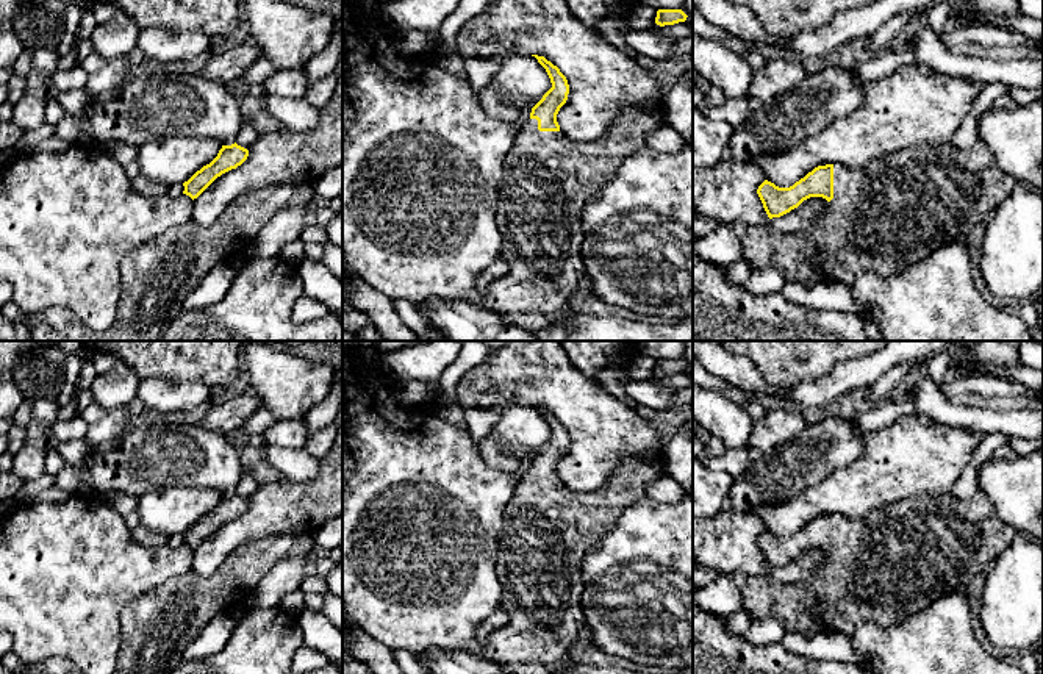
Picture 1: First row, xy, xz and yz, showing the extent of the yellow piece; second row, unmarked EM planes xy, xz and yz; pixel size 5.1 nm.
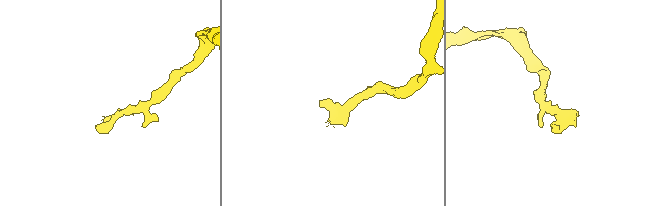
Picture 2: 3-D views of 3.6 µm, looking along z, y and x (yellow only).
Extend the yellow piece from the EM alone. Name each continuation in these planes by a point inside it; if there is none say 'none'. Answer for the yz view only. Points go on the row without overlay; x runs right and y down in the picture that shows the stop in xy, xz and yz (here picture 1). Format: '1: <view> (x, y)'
1: yz (896, 560)

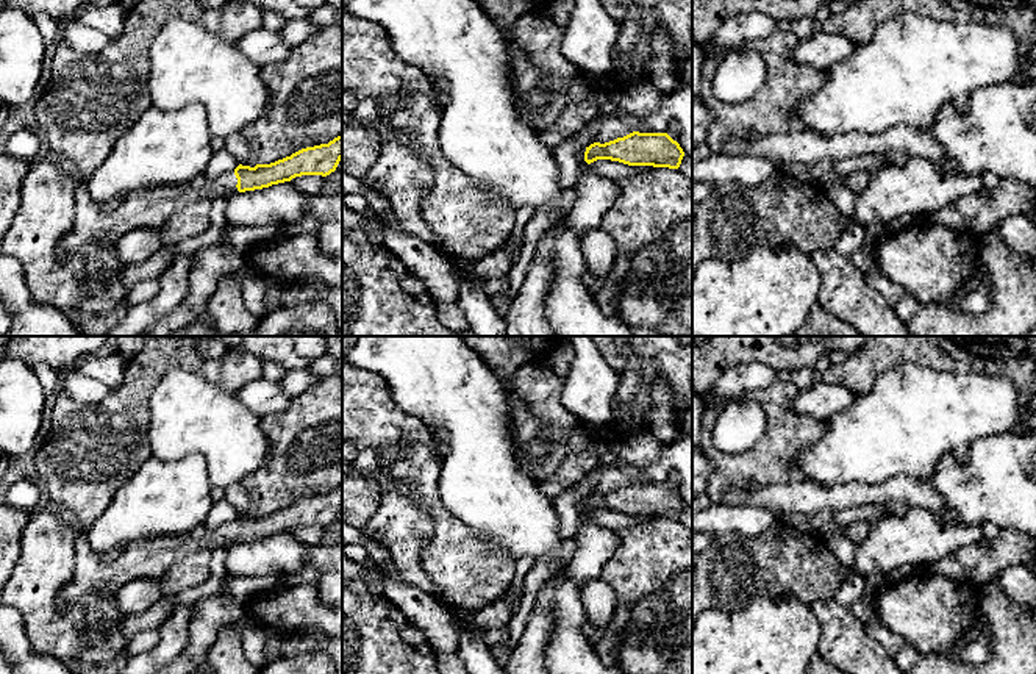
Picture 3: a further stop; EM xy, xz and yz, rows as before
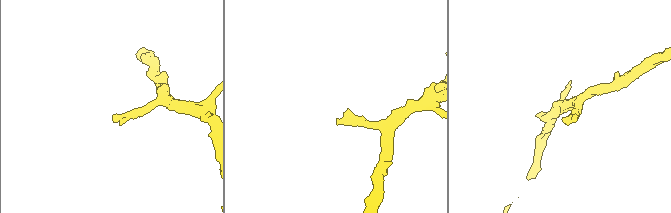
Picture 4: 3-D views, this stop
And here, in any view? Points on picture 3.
1: xy (147, 557)

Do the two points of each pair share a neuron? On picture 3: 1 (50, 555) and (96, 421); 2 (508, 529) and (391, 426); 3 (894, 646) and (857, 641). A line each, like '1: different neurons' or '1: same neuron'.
1: different neurons
2: different neurons
3: different neurons

